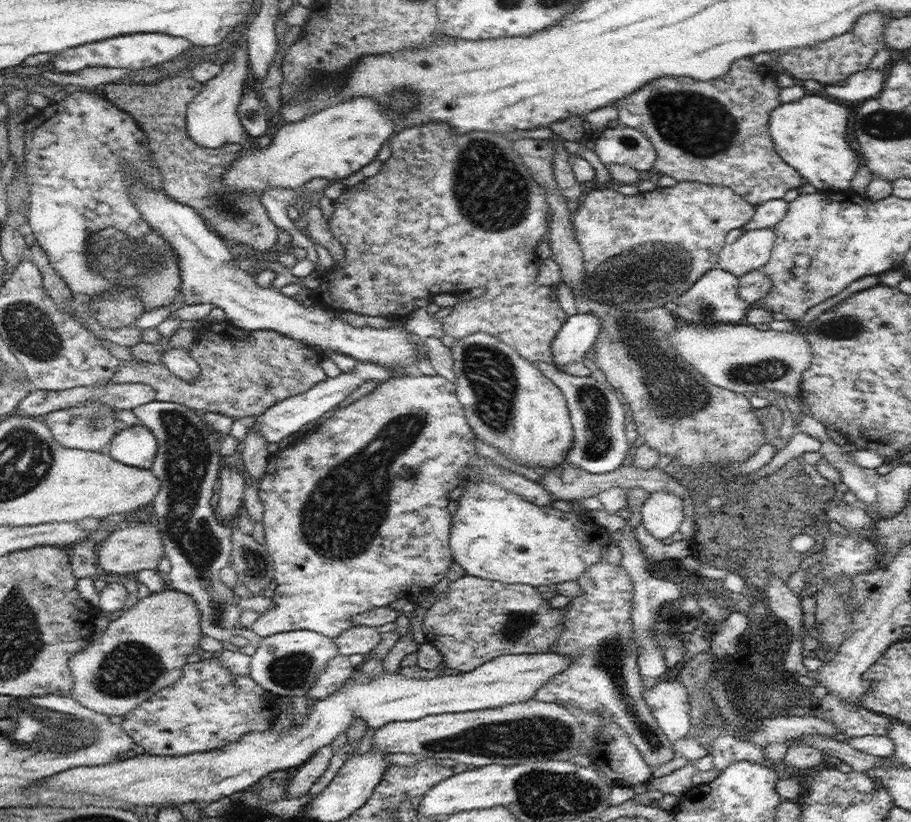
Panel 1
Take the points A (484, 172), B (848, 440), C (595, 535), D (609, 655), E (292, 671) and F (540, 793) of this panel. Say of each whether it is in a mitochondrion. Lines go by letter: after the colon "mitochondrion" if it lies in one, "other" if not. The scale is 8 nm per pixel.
A: mitochondrion
B: other
C: other
D: mitochondrion
E: mitochondrion
F: mitochondrion

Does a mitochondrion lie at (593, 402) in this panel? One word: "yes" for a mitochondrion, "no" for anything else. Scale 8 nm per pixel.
yes

